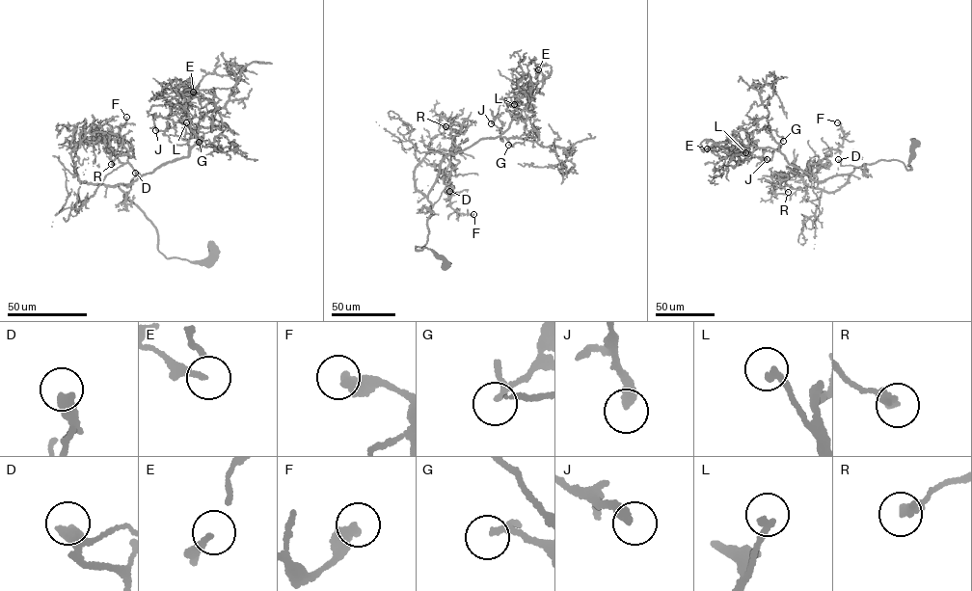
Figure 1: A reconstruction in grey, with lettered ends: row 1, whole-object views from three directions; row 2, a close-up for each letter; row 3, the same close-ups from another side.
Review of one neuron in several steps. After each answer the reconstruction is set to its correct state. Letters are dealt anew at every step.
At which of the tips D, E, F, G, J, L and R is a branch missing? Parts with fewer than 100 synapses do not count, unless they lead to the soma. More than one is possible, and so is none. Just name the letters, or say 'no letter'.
no letter

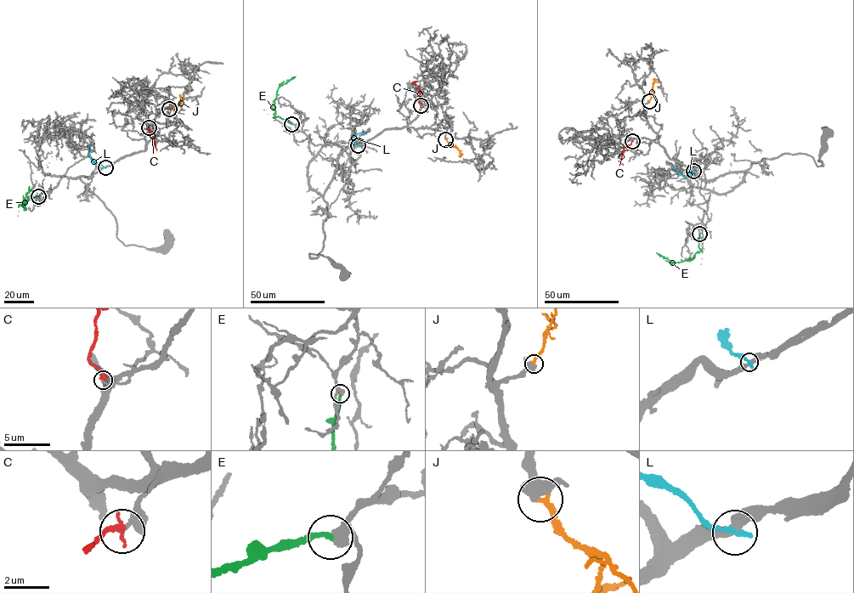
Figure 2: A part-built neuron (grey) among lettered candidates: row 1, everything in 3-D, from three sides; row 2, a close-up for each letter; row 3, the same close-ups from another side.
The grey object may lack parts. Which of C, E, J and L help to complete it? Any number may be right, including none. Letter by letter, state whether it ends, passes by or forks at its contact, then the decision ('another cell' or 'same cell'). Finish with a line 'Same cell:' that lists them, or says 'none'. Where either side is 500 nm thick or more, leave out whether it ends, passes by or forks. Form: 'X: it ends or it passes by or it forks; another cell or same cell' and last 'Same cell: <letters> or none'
C: it ends; another cell
E: it ends; same cell
J: it ends; another cell
L: it ends; another cell
Same cell: E

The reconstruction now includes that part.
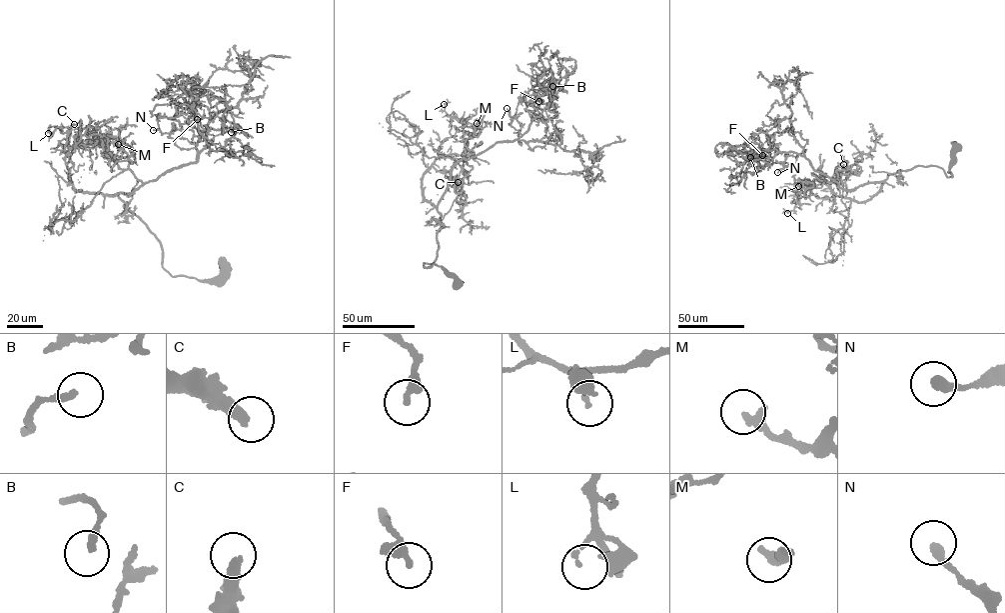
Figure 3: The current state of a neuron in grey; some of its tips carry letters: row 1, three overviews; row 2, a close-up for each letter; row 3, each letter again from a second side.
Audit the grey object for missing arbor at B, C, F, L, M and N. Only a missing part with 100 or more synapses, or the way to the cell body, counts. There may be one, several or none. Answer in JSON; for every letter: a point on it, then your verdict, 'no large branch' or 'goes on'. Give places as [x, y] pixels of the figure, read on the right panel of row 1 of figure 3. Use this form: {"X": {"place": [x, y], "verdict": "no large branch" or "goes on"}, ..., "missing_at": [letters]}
{"B": {"place": [750, 157], "verdict": "no large branch"}, "C": {"place": [843, 164], "verdict": "goes on"}, "F": {"place": [762, 155], "verdict": "no large branch"}, "L": {"place": [787, 213], "verdict": "no large branch"}, "M": {"place": [798, 186], "verdict": "no large branch"}, "N": {"place": [777, 172], "verdict": "no large branch"}, "missing_at": ["C"]}

